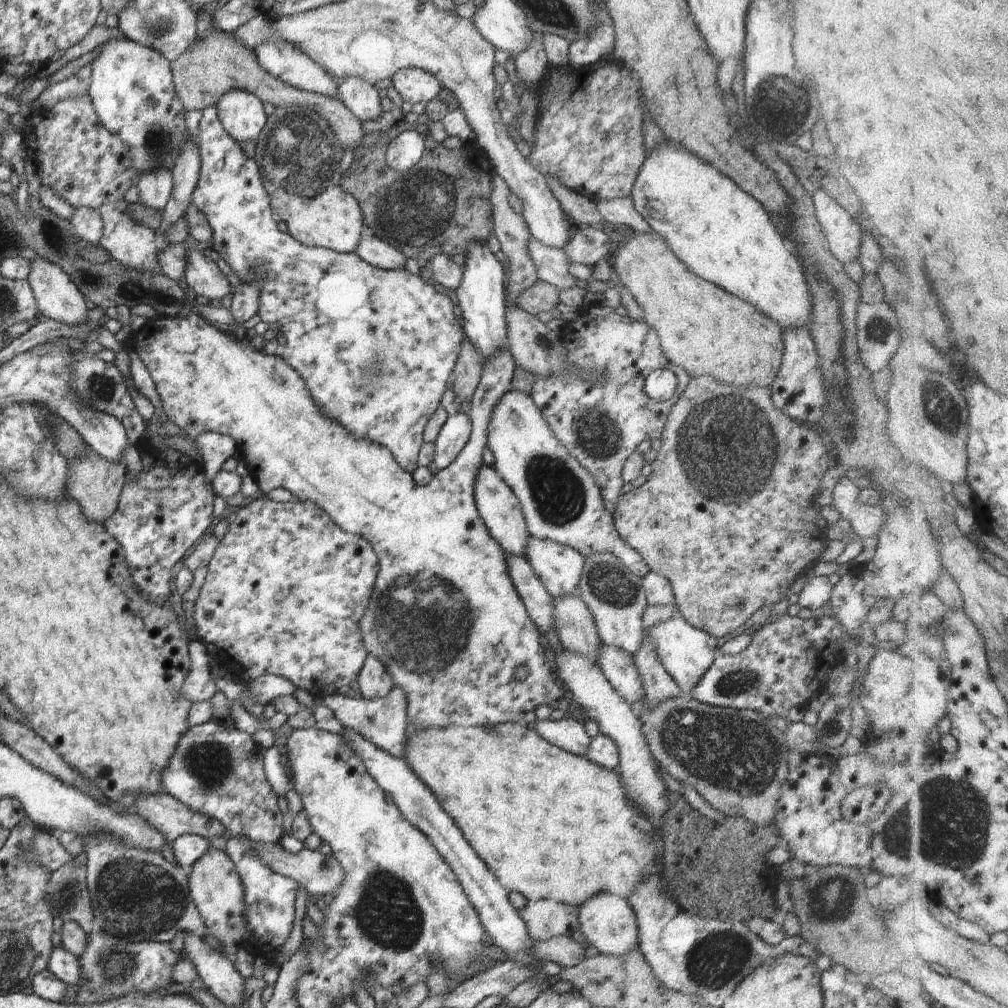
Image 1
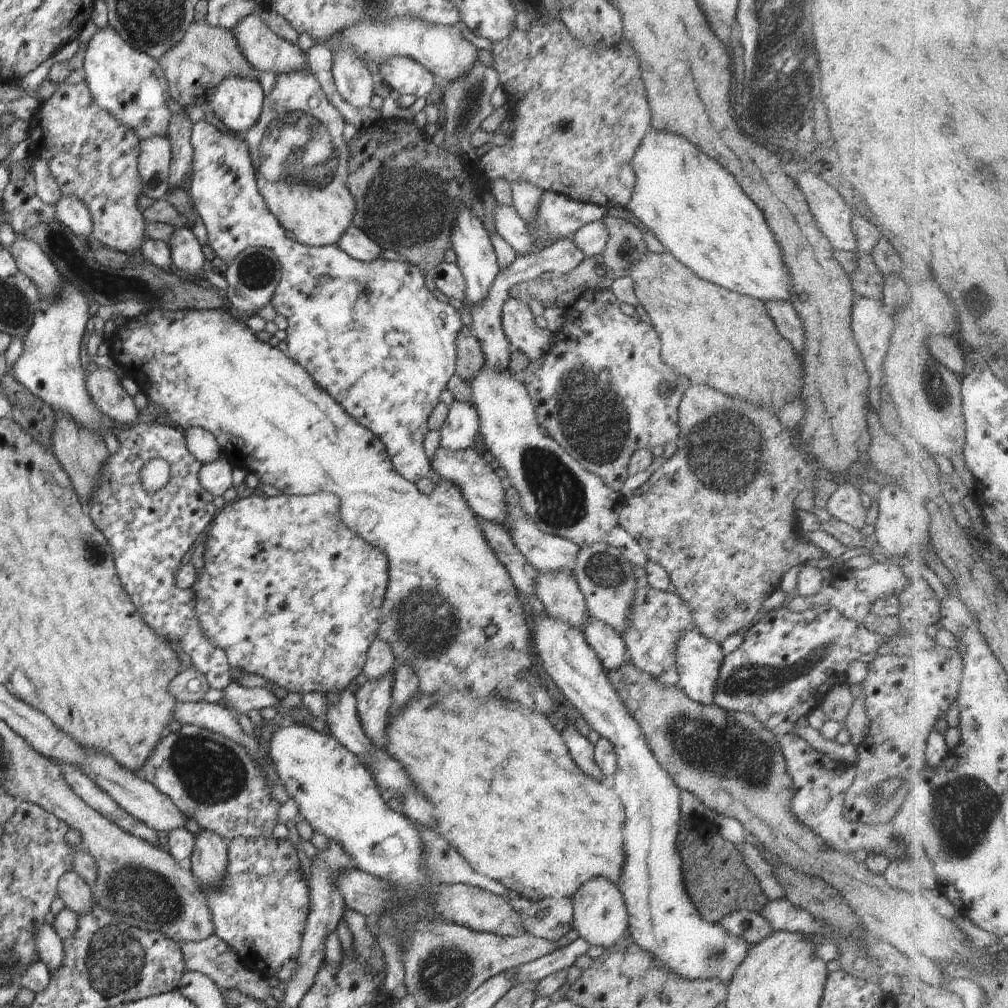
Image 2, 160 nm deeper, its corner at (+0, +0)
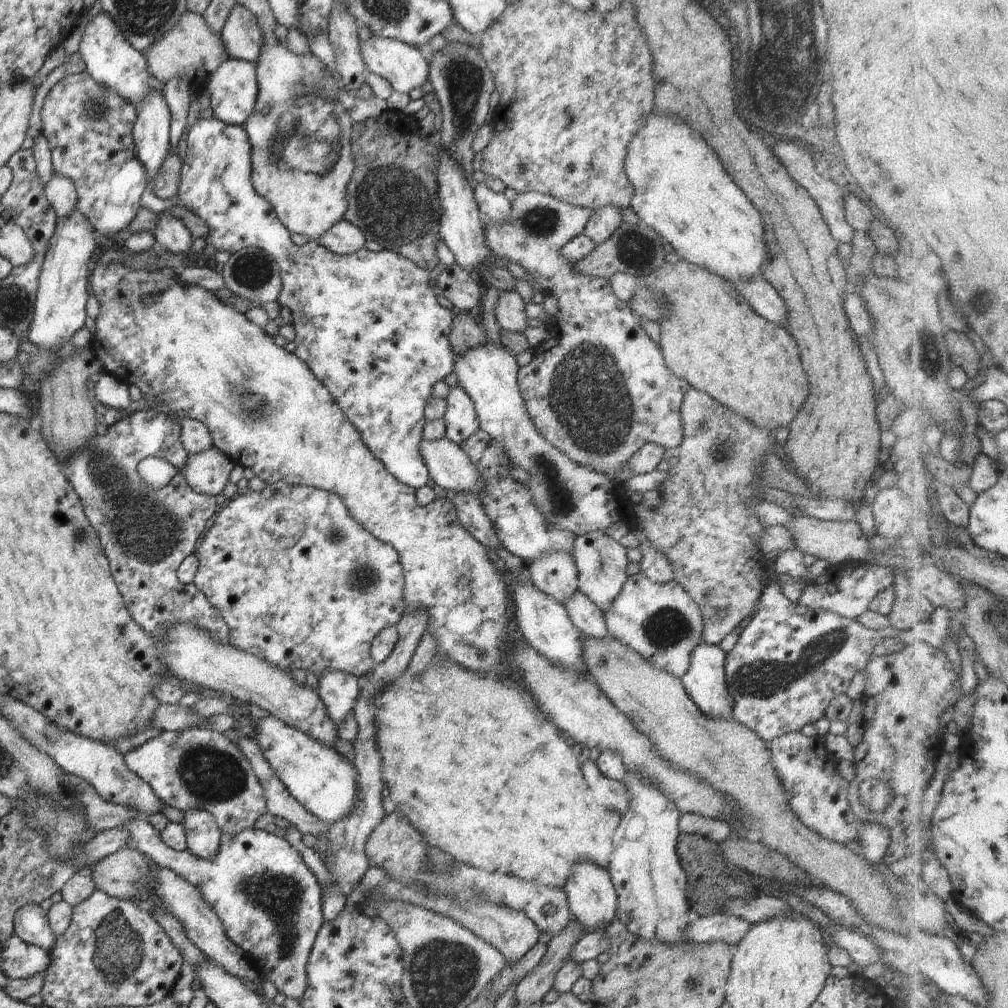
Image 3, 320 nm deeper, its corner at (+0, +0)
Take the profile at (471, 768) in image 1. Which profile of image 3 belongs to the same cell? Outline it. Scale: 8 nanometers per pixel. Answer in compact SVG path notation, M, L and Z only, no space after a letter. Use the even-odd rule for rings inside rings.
M434 658L431 664L418 676L414 676L410 670L406 670L400 678L396 678L392 684L384 686L382 694L374 698L376 702L376 744L378 752L382 756L382 778L390 789L389 797L398 808L397 811L418 830L423 839L430 846L440 848L446 852L454 861L468 864L478 870L488 870L488 872L502 872L502 874L512 874L516 878L522 878L526 882L542 882L544 886L550 888L563 889L566 886L566 878L572 870L572 866L580 862L592 862L600 868L607 869L610 862L610 854L614 852L613 835L620 825L621 815L612 810L606 810L600 806L580 776L580 766L576 762L576 756L572 748L566 744L566 740L546 718L540 714L536 708L530 692L522 692L520 686L508 679L498 679L495 674L478 674L470 672L456 662L440 662ZM486 786L490 792L490 806L486 814Z

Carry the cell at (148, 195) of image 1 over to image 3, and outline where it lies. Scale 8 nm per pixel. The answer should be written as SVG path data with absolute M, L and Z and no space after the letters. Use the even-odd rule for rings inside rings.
M158 90L152 92L140 102L132 135L138 160L146 168L148 183L154 180L170 151L170 110Z

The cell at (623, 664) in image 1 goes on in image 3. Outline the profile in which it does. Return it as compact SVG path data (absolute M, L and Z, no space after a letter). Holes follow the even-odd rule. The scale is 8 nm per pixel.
M574 592L563 608L568 612L568 617L583 635L596 640L612 638L612 634L606 627L604 612L594 602L590 602L582 592Z

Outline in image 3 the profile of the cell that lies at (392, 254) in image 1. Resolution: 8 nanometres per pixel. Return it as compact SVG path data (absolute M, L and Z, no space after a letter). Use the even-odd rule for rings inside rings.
M340 220L318 243L334 254L350 255L364 249L366 242L364 234L356 226L346 220Z

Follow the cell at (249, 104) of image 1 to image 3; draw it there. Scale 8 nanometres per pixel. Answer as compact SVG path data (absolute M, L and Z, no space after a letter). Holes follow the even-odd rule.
M230 57L218 66L218 70L207 82L206 91L209 94L213 117L224 124L243 127L248 116L252 114L258 98L256 68L250 62L234 60Z

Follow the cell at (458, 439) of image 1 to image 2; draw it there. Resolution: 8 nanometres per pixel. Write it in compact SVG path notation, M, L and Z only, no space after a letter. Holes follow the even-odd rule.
M470 399L455 400L439 428L440 448L449 451L472 449L479 430L479 414Z

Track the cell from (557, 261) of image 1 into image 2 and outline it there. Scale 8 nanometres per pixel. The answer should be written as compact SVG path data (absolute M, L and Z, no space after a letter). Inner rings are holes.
M496 203L493 219L495 231L517 252L518 255L529 255L541 249L528 232L525 220L516 212L513 205Z

